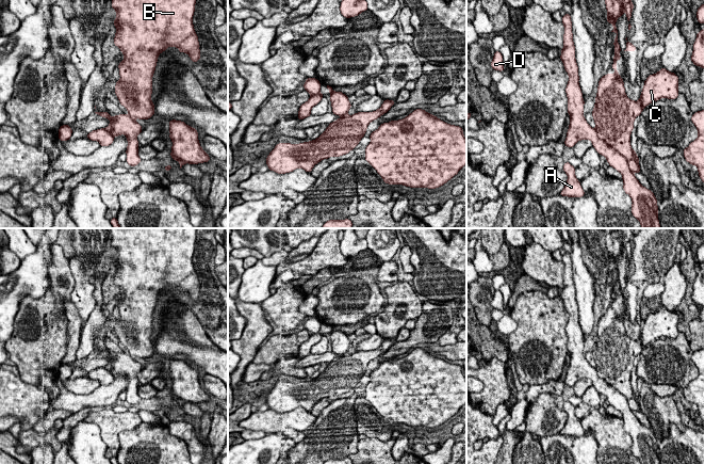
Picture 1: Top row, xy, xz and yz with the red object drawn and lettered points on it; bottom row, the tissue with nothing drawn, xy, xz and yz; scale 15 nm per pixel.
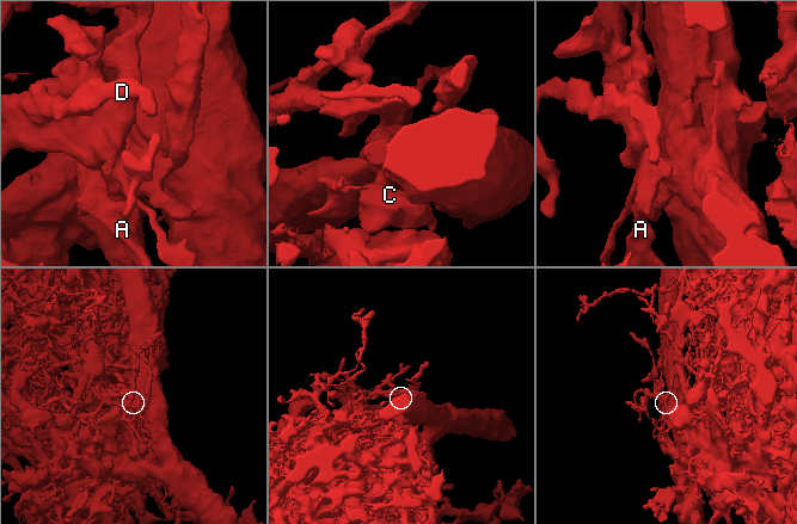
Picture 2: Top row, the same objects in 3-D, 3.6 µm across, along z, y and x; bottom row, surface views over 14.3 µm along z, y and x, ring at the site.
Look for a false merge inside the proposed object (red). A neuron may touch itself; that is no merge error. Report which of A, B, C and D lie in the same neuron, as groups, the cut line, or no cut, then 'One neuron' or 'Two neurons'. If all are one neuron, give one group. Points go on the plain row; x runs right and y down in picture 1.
Groups: A B C D. No split. One neuron

